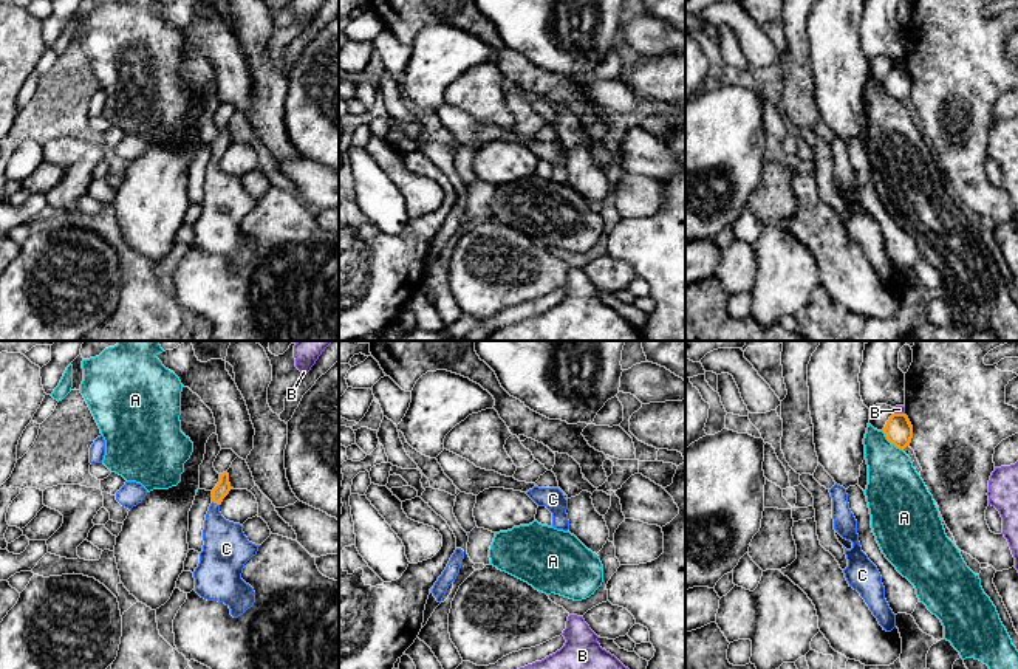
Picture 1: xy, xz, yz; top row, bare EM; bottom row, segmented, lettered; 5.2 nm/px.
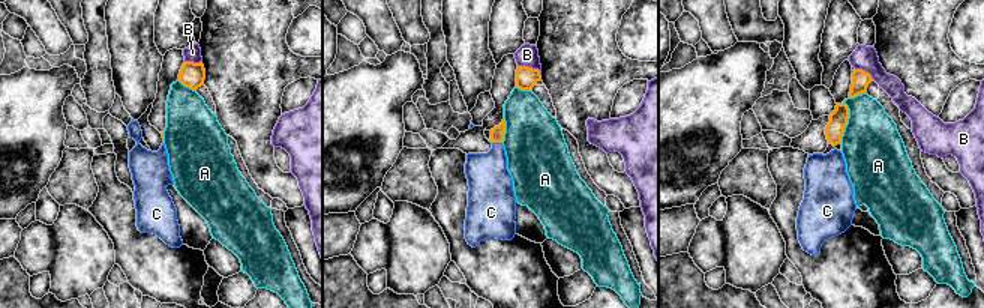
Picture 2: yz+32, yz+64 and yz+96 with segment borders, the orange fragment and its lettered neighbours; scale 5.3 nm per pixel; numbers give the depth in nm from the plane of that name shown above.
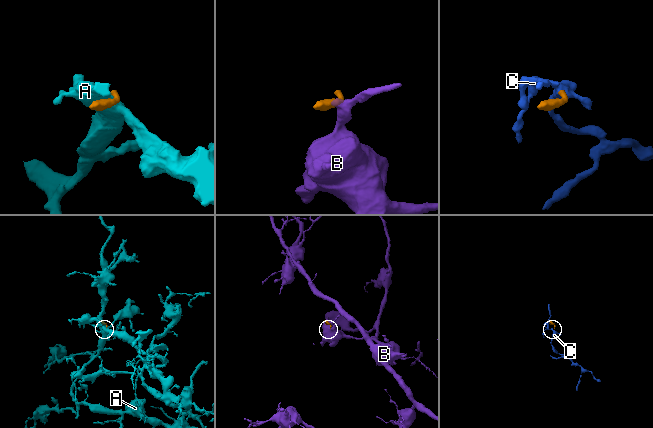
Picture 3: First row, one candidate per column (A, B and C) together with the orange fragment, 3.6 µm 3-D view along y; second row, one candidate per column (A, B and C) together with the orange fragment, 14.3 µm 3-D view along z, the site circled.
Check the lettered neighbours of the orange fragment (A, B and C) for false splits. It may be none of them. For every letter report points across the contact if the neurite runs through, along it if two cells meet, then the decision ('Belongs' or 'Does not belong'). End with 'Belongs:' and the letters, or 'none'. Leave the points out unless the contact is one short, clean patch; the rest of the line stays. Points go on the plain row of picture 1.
A: Does not belong
B: Boundary: yz (893, 65), (904, 67). Does not belong
C: Path across: xy (223, 140), (215, 155), (215, 180), (226, 202). Belongs
Belongs: C

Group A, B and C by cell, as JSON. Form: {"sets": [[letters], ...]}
{"sets": [["A"], ["B"], ["C"]]}

